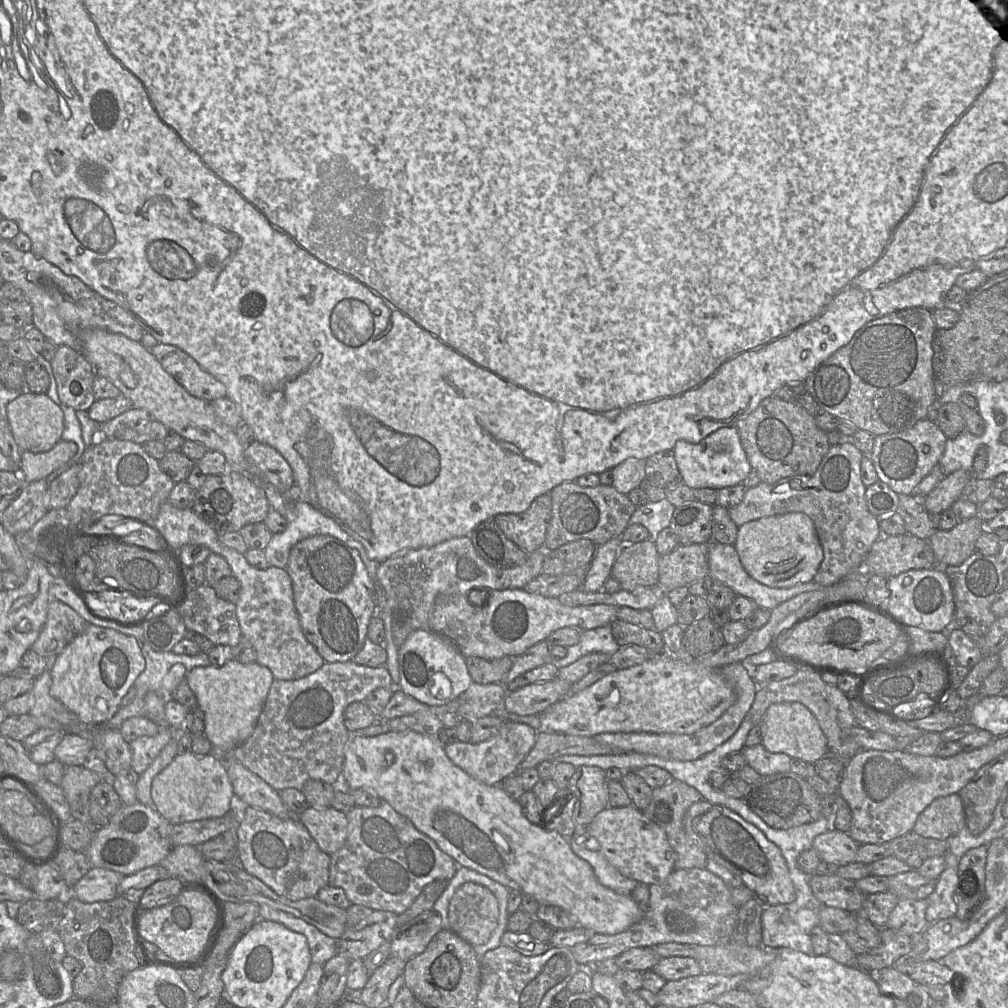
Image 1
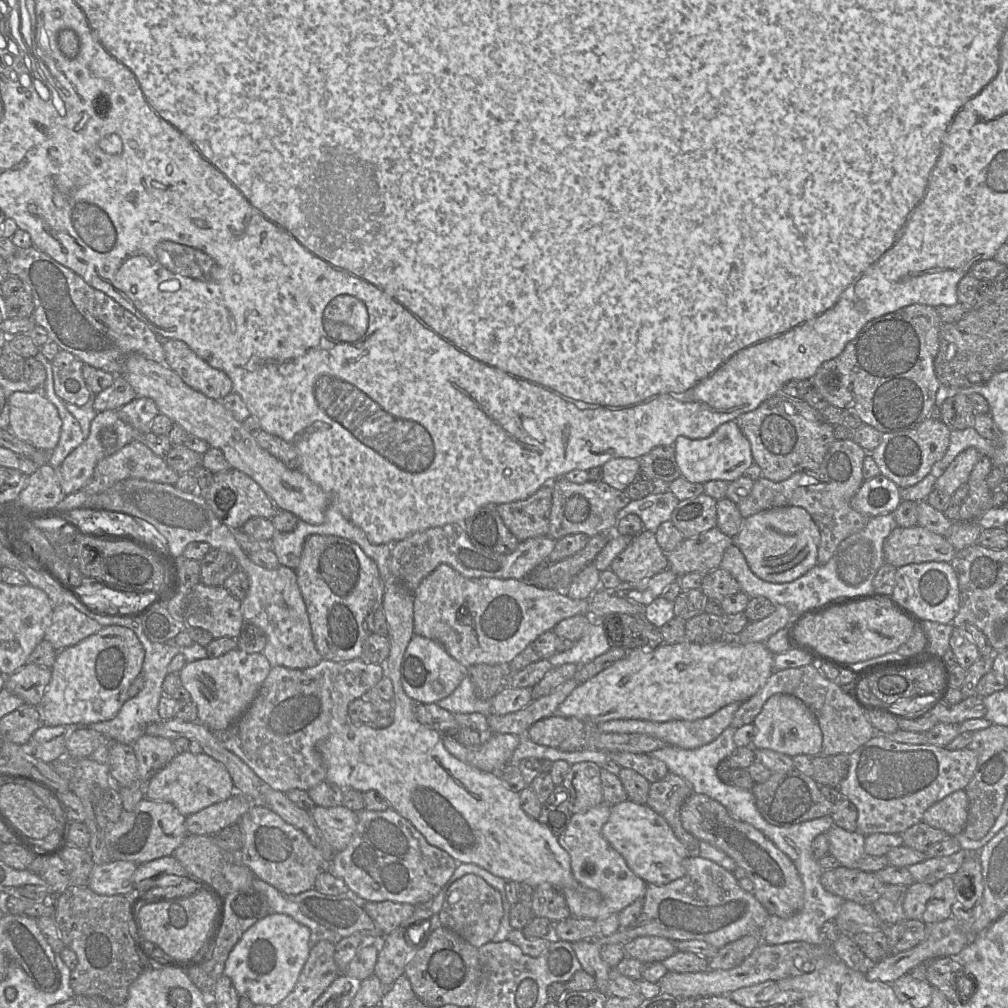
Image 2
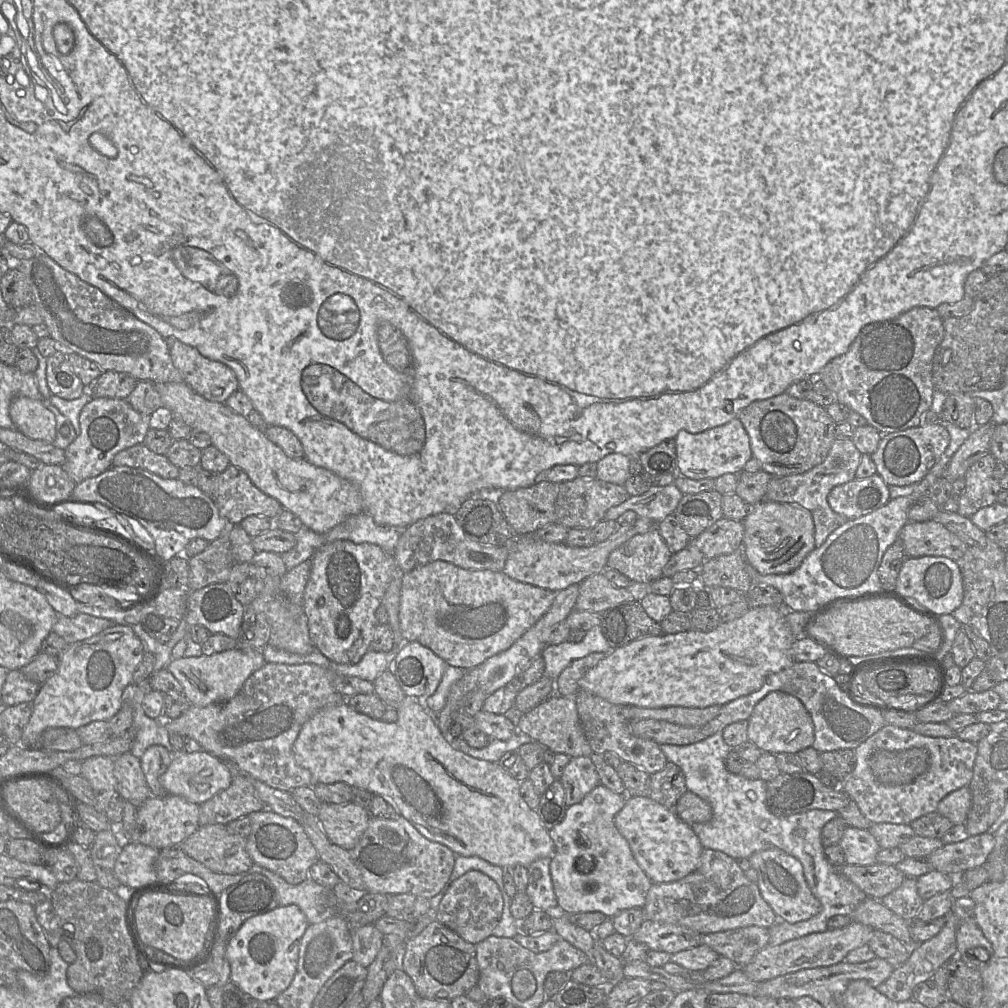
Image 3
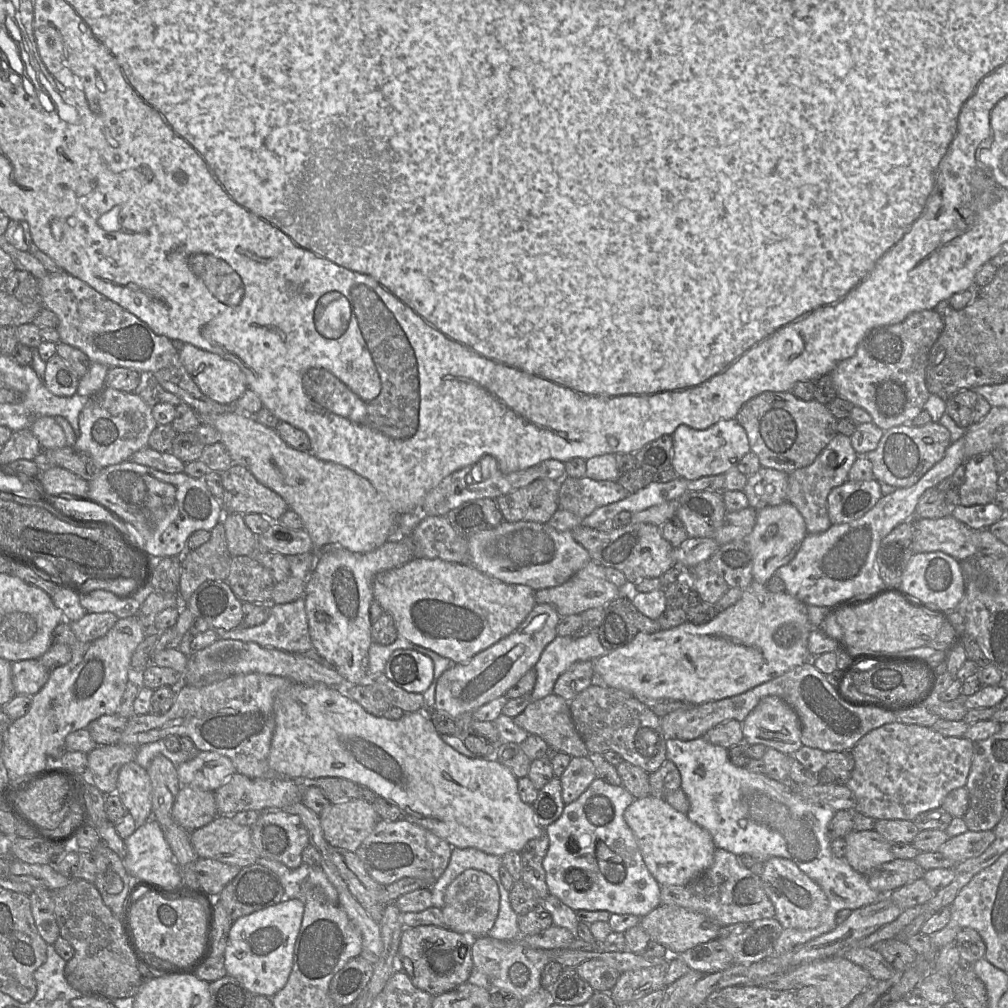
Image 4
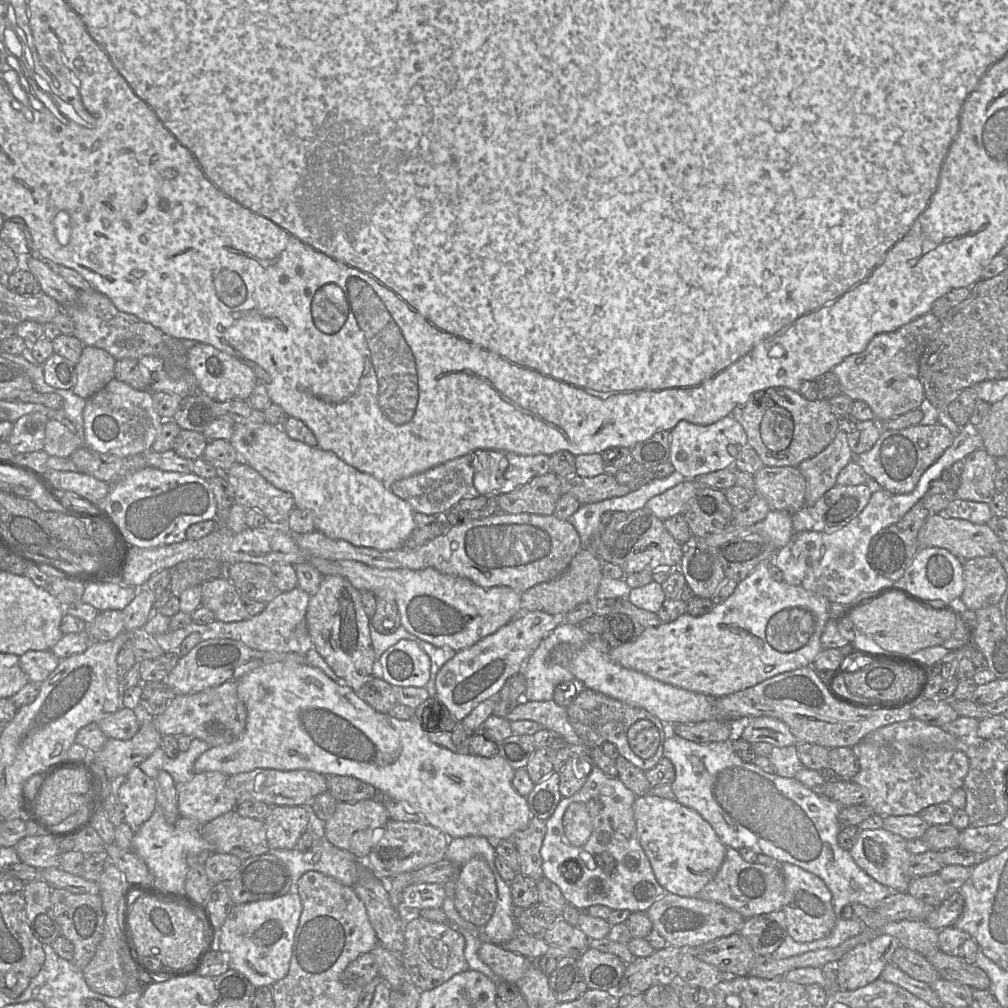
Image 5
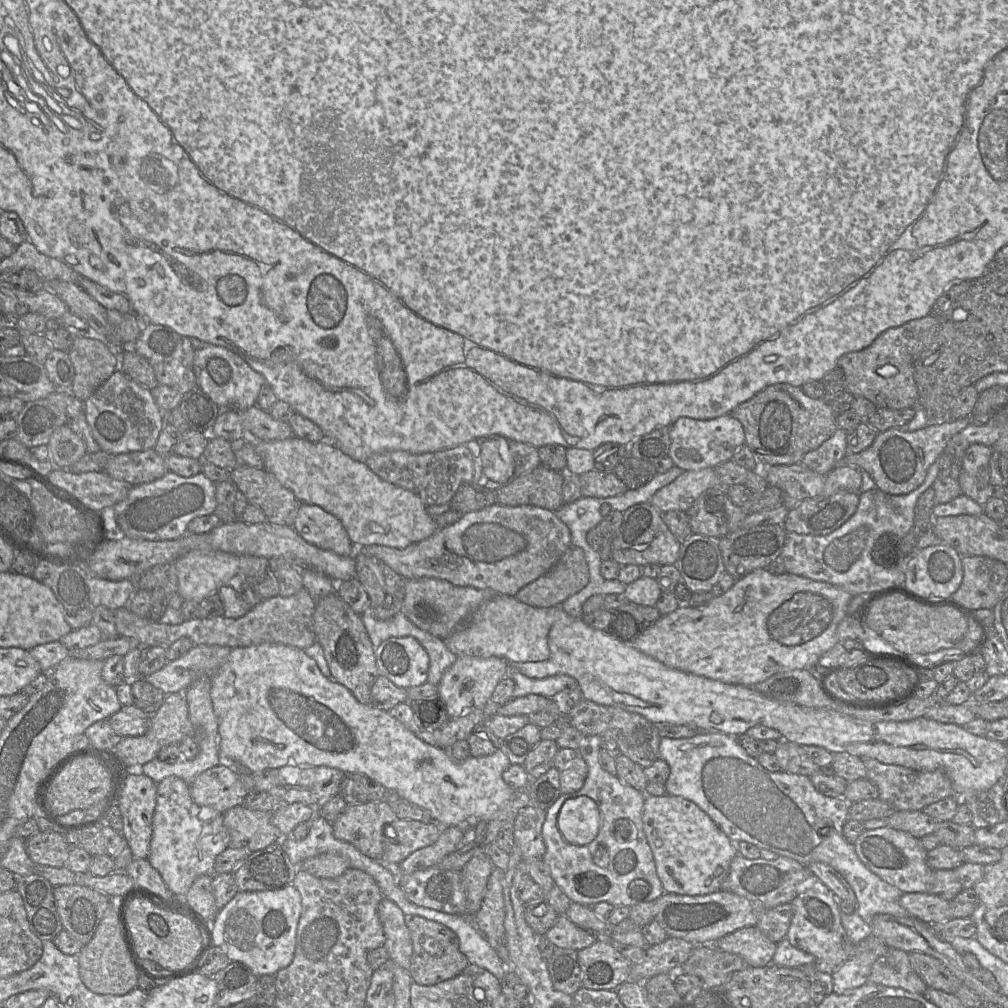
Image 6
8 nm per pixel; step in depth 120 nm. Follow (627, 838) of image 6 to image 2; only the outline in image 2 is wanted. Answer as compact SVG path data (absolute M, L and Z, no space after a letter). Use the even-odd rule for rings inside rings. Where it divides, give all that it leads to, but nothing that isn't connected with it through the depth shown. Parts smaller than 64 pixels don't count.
M606 802L591 808L585 813L573 814L565 831L558 836L558 842L571 858L571 870L575 879L583 886L596 890L601 895L601 902L595 904L579 895L576 891L564 889L563 895L567 906L571 912L571 917L594 919L597 922L608 918L612 914L619 914L624 908L634 901L643 899L646 894L647 885L644 880L638 877L627 865L624 858L613 849L606 839L602 836L603 825L608 821L611 807Z

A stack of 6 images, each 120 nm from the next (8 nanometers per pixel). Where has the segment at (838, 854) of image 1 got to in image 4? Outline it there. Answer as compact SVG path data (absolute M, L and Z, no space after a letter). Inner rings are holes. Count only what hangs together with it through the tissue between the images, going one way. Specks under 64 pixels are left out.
M875 830L851 831L845 837L846 862L867 876L877 867L894 860L891 843Z

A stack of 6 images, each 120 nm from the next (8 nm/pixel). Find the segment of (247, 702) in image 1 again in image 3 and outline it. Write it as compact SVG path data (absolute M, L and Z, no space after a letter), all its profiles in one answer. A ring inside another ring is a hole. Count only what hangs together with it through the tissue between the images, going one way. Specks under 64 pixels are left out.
M236 647L210 656L184 656L171 660L166 669L180 682L183 694L191 705L205 707L232 699L240 691L247 678L265 663L262 650Z

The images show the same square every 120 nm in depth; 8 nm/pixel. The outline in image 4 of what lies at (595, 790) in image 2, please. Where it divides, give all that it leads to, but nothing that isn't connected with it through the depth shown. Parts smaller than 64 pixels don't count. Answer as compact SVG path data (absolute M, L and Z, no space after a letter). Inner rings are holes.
M572 757L560 776L562 799L565 804L577 800L597 777L594 764L586 757Z

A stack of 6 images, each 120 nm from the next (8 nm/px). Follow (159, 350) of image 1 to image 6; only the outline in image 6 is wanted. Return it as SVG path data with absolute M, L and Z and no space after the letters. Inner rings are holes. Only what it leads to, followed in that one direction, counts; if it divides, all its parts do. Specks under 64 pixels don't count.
M213 344L195 350L193 370L200 388L222 410L243 411L254 405L265 378L234 352Z

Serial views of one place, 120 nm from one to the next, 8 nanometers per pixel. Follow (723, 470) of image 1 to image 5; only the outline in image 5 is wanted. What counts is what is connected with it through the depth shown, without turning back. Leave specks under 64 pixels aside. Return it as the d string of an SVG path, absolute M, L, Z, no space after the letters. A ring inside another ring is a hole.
M731 415L708 425L682 420L671 430L669 460L675 471L681 473L685 479L697 479L707 473L733 467L736 457L728 451L730 444L739 444L740 451L747 446L747 434L743 426Z

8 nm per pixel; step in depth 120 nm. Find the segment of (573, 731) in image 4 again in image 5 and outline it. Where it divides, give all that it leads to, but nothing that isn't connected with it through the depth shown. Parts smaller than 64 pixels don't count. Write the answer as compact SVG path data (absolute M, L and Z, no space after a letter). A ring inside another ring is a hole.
M553 699L548 701L523 701L505 717L508 721L531 720L540 724L543 728L561 736L573 749L583 749L582 740L574 731L569 722L567 708L559 706Z

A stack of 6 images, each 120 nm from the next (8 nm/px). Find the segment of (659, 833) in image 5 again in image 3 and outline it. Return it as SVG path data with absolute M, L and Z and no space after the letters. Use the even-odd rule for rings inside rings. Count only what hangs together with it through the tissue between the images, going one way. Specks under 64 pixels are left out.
M627 796L625 805L614 818L614 824L652 883L675 882L698 868L704 848L691 826L650 797Z

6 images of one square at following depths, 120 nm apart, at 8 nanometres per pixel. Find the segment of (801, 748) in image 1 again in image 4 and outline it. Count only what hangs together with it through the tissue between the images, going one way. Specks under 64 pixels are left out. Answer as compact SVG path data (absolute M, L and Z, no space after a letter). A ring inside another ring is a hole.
M766 696L759 701L742 722L742 733L747 744L763 744L788 756L803 746L797 713L776 696Z

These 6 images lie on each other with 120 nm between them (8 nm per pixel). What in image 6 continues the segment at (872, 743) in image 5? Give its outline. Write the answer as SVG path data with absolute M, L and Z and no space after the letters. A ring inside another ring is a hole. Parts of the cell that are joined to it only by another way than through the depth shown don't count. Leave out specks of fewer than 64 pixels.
M872 758L861 759L867 771L866 779L878 788L878 798L892 805L896 811L923 811L926 806L954 794L950 779L941 771L921 772Z

